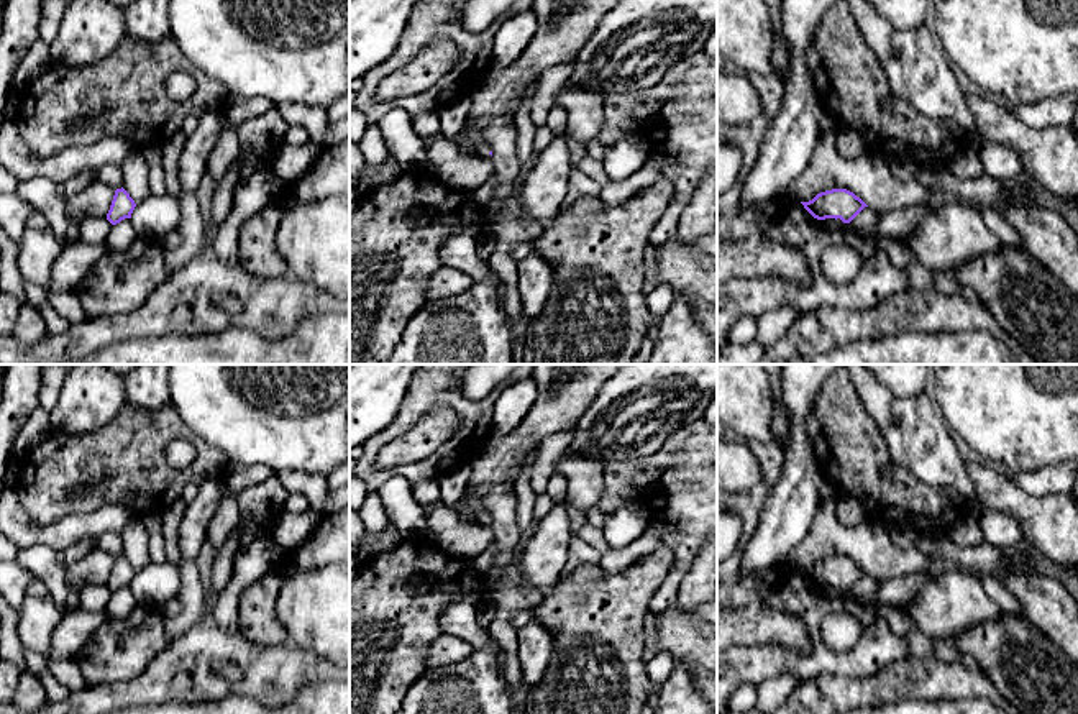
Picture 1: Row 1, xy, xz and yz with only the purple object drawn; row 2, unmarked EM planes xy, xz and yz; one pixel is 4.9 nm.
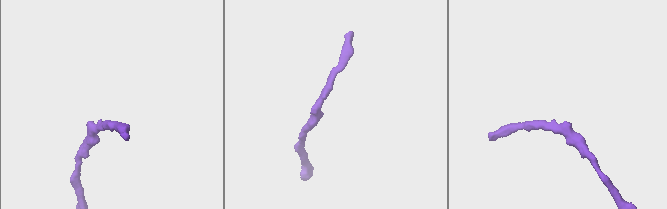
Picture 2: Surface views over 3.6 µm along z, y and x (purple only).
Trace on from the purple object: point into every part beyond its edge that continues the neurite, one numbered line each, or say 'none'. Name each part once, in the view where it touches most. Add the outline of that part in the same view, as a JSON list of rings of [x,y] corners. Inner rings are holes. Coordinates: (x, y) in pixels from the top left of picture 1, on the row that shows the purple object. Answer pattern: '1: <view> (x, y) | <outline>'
1: xy (110, 174) | [[[103,164],[97,169],[97,181],[110,187],[121,189],[121,169],[116,164]]]

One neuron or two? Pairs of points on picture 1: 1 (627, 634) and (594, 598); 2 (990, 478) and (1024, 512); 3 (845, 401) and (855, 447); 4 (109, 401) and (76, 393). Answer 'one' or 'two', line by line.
1: one
2: one
3: one
4: one

